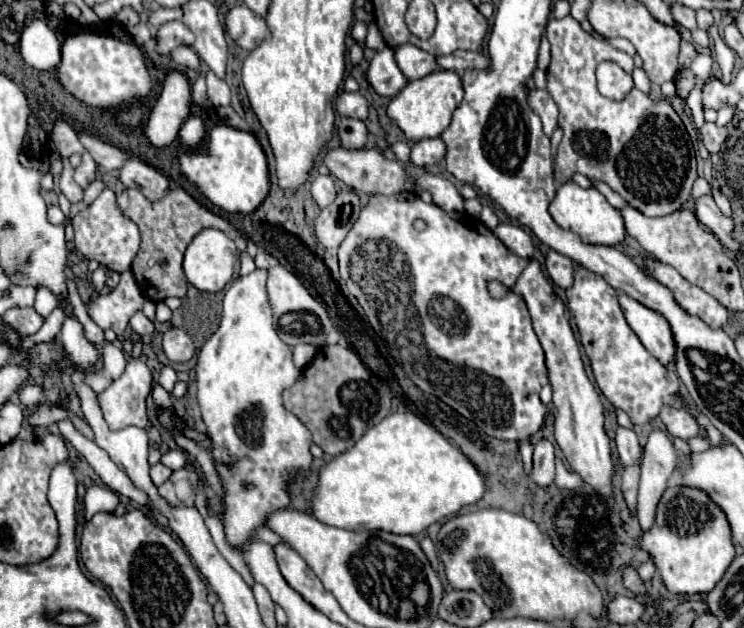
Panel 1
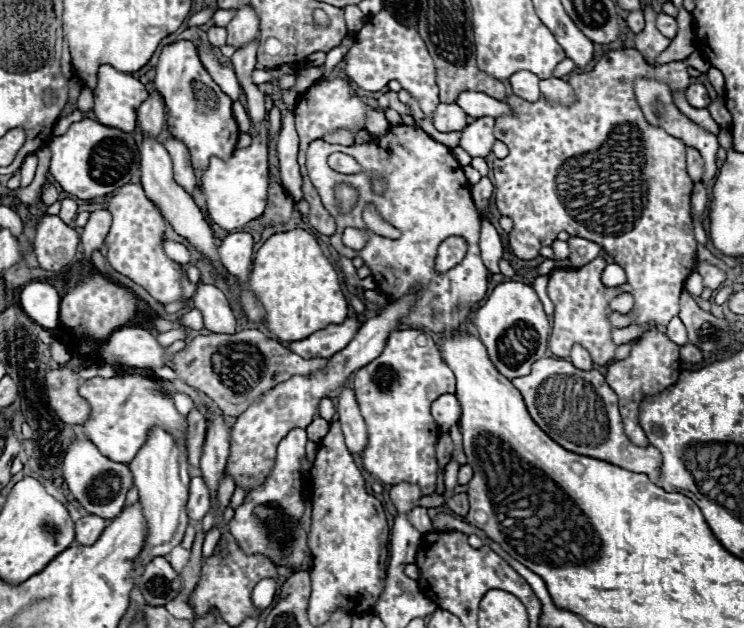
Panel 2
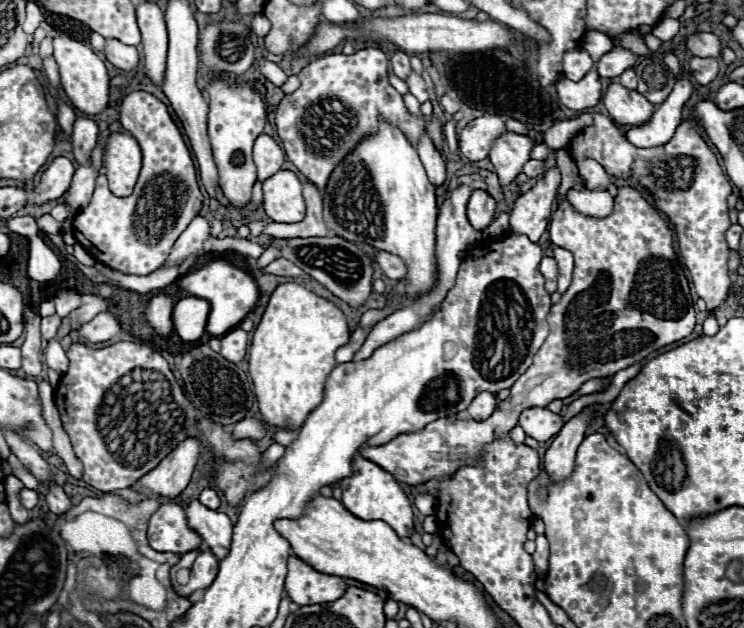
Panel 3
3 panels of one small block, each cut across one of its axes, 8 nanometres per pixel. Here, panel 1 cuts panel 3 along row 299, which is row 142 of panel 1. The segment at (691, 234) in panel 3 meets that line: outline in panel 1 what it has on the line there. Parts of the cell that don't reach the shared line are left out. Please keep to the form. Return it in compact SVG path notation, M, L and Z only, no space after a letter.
M704 122L700 130L696 130L702 136L702 142L710 154L720 152L726 138L728 138L728 128L726 126L716 126L714 122Z

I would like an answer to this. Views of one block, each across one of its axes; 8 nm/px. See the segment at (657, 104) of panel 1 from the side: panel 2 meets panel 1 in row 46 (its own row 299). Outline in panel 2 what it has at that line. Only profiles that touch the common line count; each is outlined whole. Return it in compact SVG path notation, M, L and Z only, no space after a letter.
M598 256L582 268L568 268L568 270L550 272L548 296L556 306L554 326L552 326L552 334L548 340L552 354L568 356L572 344L582 344L590 352L594 364L598 364L598 366L606 366L608 362L612 362L616 358L618 346L612 340L614 326L608 320L608 314L612 314L614 310L608 304L618 294L622 294L622 291L620 292L616 287L608 288L602 284L600 276L602 276L604 268L606 268L606 260L602 256Z

